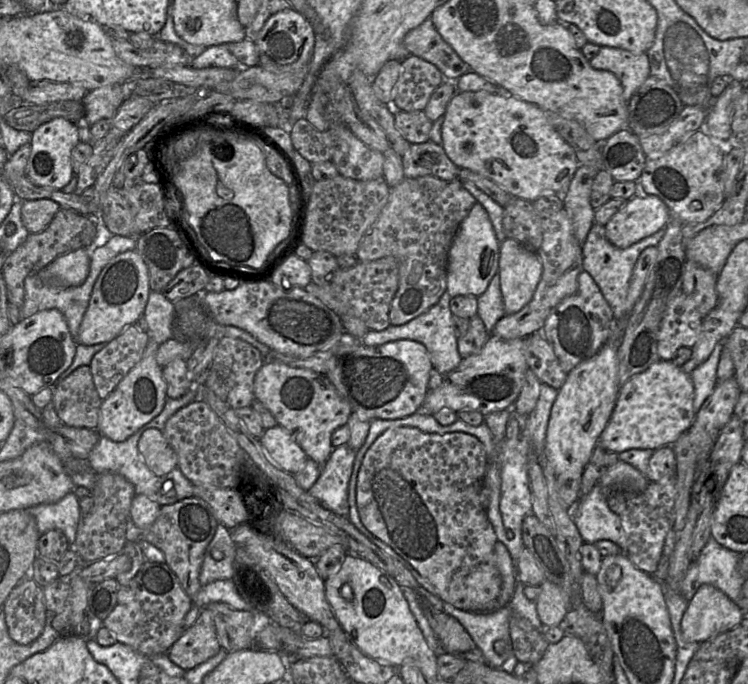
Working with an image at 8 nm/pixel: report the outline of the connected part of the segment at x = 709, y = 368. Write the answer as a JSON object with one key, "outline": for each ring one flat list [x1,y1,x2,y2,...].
{"outline":[[718,342,708,359,696,366,690,374,694,385,693,406,695,414,717,385,717,367,722,350,723,344]]}

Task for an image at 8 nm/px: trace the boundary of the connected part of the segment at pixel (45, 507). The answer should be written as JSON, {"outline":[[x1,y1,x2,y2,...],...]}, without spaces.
{"outline":[[71,491,55,503,35,505,26,508,26,511,35,518,40,534,48,530,60,530,72,546,81,517,78,499]]}

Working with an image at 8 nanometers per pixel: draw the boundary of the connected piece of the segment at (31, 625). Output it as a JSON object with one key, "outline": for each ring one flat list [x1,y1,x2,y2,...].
{"outline":[[30,576,14,587,1,610,16,643,28,645,42,633,46,621,43,589]]}

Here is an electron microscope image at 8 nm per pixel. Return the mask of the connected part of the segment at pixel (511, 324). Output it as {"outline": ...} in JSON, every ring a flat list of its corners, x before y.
{"outline":[[565,208,542,218,543,241,537,251,542,263,542,276,531,301,519,312,505,315,495,324,491,335,510,340,526,338,542,329,553,309,565,298,573,295,578,287,578,276,583,269,582,246,578,243,570,216]]}

